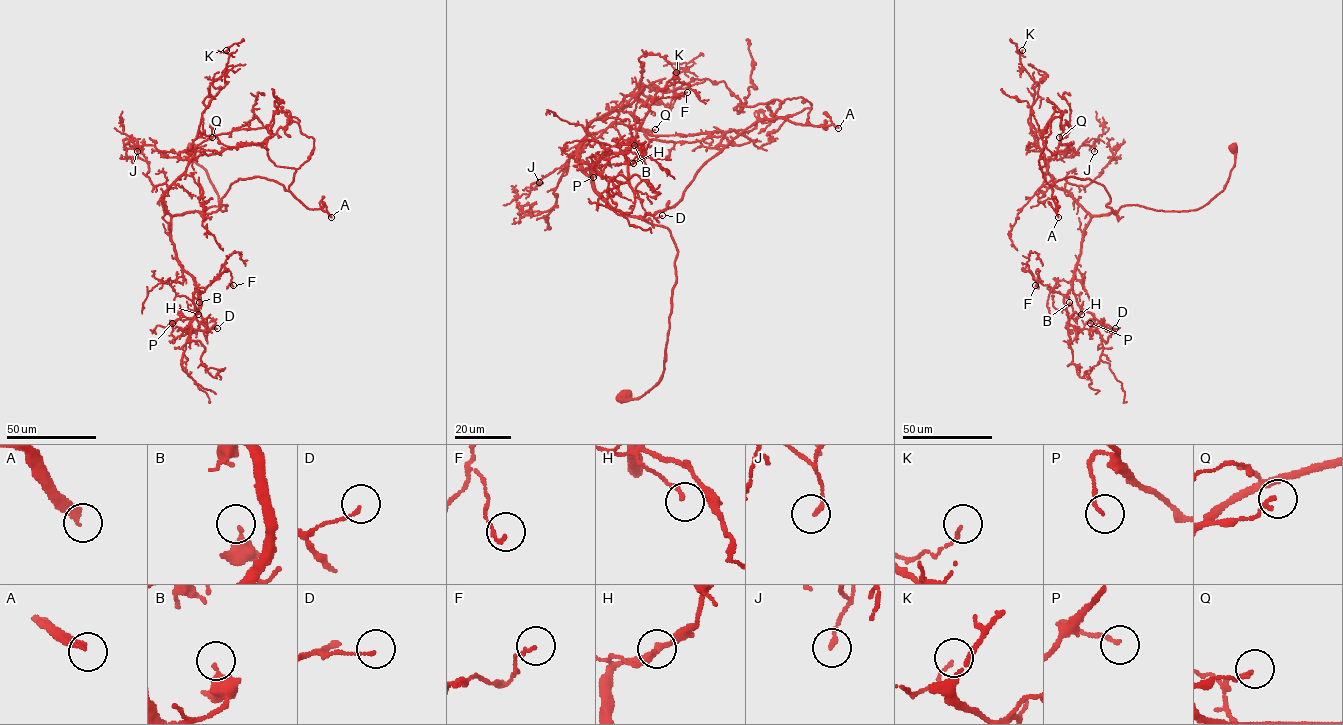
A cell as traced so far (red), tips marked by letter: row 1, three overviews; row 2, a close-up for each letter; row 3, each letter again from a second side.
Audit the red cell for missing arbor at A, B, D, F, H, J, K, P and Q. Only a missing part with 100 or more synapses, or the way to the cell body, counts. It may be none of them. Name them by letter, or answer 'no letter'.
A

